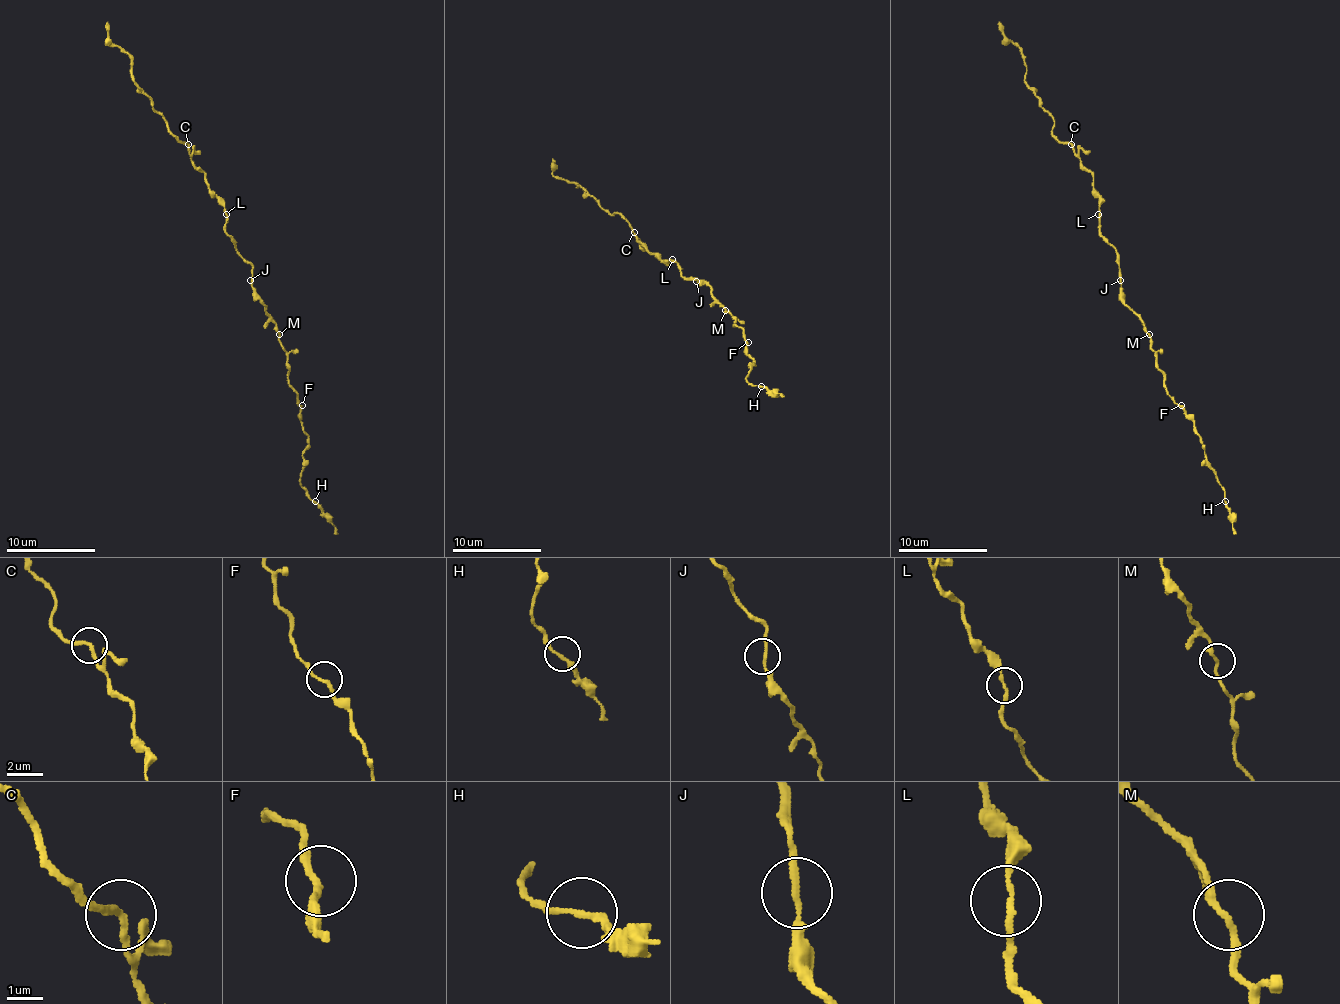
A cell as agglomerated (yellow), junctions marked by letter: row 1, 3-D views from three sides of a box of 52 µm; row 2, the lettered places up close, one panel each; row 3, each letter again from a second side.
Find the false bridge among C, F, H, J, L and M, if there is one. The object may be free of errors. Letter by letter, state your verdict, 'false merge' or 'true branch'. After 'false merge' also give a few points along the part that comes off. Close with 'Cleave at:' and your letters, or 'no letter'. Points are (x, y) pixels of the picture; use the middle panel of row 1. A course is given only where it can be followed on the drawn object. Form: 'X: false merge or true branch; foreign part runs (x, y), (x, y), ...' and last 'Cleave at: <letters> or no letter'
C: true branch
F: true branch
H: true branch
J: true branch
L: true branch
M: true branch
Cleave at: no letter

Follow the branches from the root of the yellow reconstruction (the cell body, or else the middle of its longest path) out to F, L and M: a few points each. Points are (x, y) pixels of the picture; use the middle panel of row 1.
F: (694, 279), (710, 288), (710, 293), (734, 319), (734, 324), (743, 330), (748, 342)
L: (694, 279), (683, 277), (681, 268), (672, 259)
M: (694, 279), (703, 281), (725, 310)

